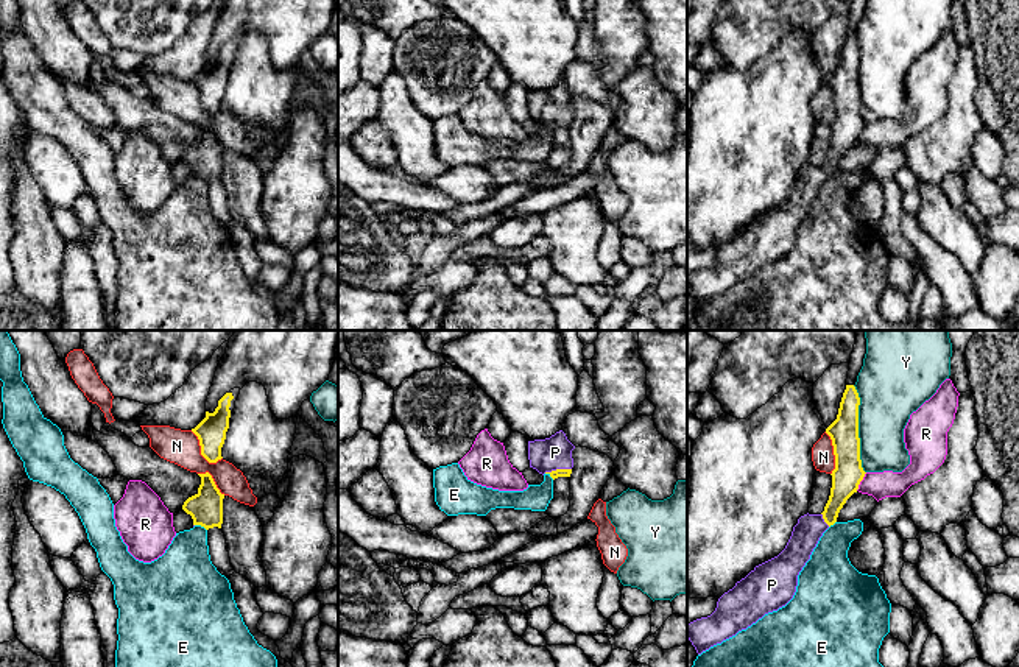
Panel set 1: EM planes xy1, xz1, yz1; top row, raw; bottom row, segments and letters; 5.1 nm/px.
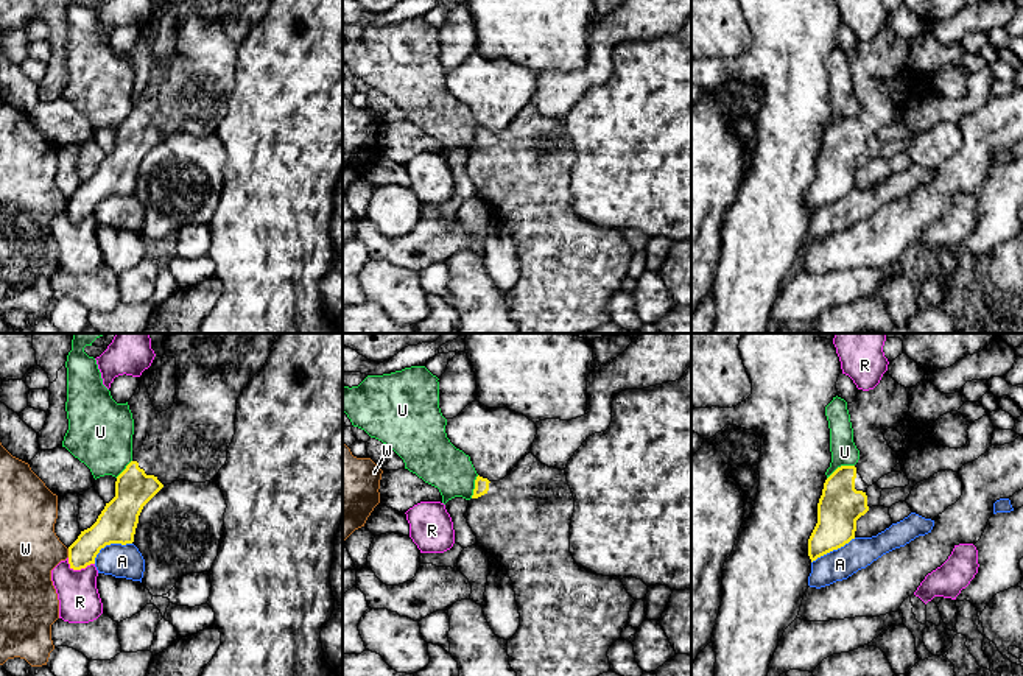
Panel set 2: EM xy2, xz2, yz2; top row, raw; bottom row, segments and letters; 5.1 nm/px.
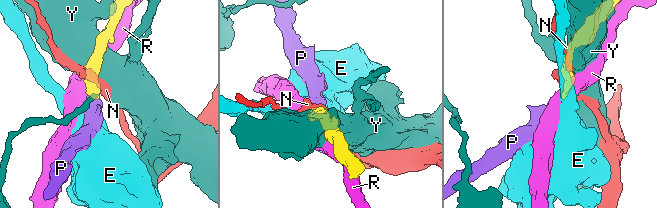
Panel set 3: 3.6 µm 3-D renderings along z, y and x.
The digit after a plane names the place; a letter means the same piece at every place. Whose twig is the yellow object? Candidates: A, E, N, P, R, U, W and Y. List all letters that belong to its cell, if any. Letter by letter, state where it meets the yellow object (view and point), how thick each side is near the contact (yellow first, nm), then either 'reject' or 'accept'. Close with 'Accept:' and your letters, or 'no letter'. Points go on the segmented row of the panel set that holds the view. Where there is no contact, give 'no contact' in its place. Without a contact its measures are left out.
A: xy2 (109, 544) | 200/180 nm | reject
E: xy1 (201, 525) | 180/280 nm | reject
N: xy1 (201, 452) | 150/180 nm | reject
P: xz1 (557, 469) | 50/170 nm | accept
R: xy2 (78, 569) | 150/220 nm | reject
U: yz2 (841, 466) | 220/140 nm | reject
W: xy2 (69, 553) | 160/300 nm | reject
Y: yz1 (857, 429) | 150/320 nm | reject
Accept: P

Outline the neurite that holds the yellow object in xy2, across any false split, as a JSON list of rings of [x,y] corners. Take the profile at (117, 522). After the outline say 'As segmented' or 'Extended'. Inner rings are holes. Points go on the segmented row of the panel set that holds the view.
[[[170,333],[165,341],[165,355],[176,358],[176,396],[174,403],[167,411],[159,413],[148,394],[148,388],[156,382],[157,371],[140,378],[139,388],[128,405],[134,419],[132,461],[117,477],[115,497],[106,503],[97,522],[81,531],[78,539],[69,547],[69,564],[73,570],[95,564],[101,548],[111,544],[132,544],[139,516],[143,506],[167,484],[184,480],[190,483],[206,483],[216,477],[227,461],[227,449],[235,435],[237,400],[252,377],[266,363],[277,333]]]. Extended

